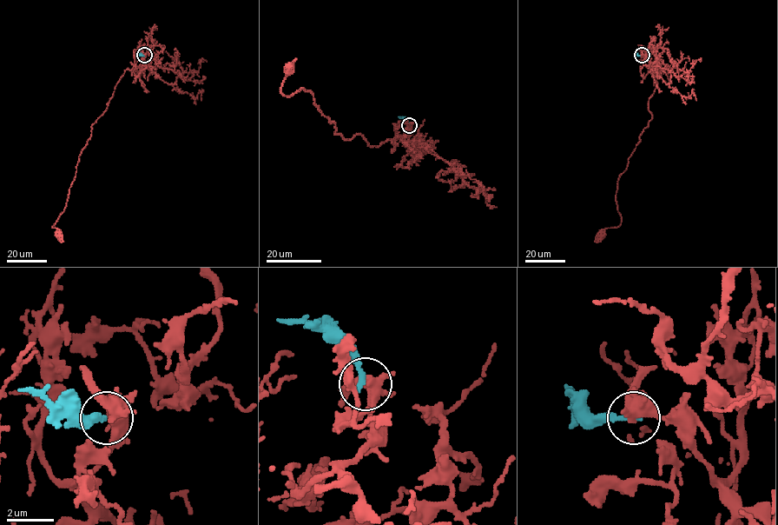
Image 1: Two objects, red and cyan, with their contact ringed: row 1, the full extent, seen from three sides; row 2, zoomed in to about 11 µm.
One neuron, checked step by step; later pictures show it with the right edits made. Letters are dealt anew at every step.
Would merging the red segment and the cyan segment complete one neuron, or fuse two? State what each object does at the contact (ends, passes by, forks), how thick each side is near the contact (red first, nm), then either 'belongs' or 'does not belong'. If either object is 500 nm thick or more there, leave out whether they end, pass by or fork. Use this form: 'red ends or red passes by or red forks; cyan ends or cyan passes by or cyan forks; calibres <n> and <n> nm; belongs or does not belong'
red forks; cyan ends; calibres 360 and 200 nm; does not belong

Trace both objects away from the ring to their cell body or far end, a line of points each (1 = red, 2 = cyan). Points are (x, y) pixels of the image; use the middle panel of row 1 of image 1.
1: (410, 124), (406, 136), (379, 146), (360, 134), (344, 139), (311, 92), (281, 92), (288, 71)
2: (409, 124), (398, 117)

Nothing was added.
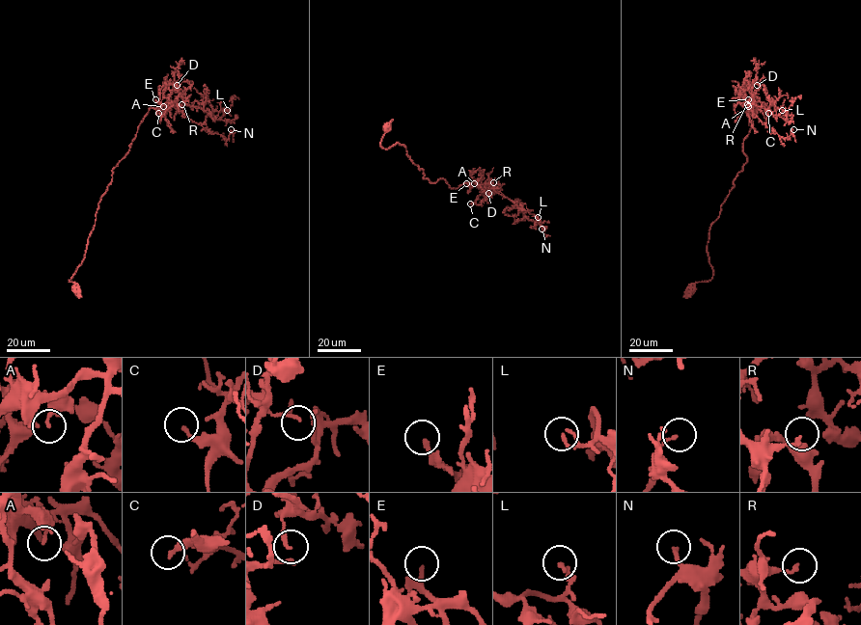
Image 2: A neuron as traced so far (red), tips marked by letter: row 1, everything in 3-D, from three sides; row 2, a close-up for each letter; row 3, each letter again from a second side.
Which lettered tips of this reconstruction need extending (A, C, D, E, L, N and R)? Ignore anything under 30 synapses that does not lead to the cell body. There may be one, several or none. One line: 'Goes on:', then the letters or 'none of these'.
Goes on: E

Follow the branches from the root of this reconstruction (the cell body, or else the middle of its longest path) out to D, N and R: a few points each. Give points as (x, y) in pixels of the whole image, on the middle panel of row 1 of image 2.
D: (386, 129), (380, 146), (403, 145), (424, 178), (443, 178), (451, 188), (480, 180), (490, 184), (488, 193)
N: (386, 129), (380, 146), (403, 145), (424, 178), (443, 178), (451, 188), (488, 183), (533, 213), (541, 229)
R: (386, 129), (380, 146), (403, 145), (430, 182), (442, 178), (451, 188), (493, 182)

